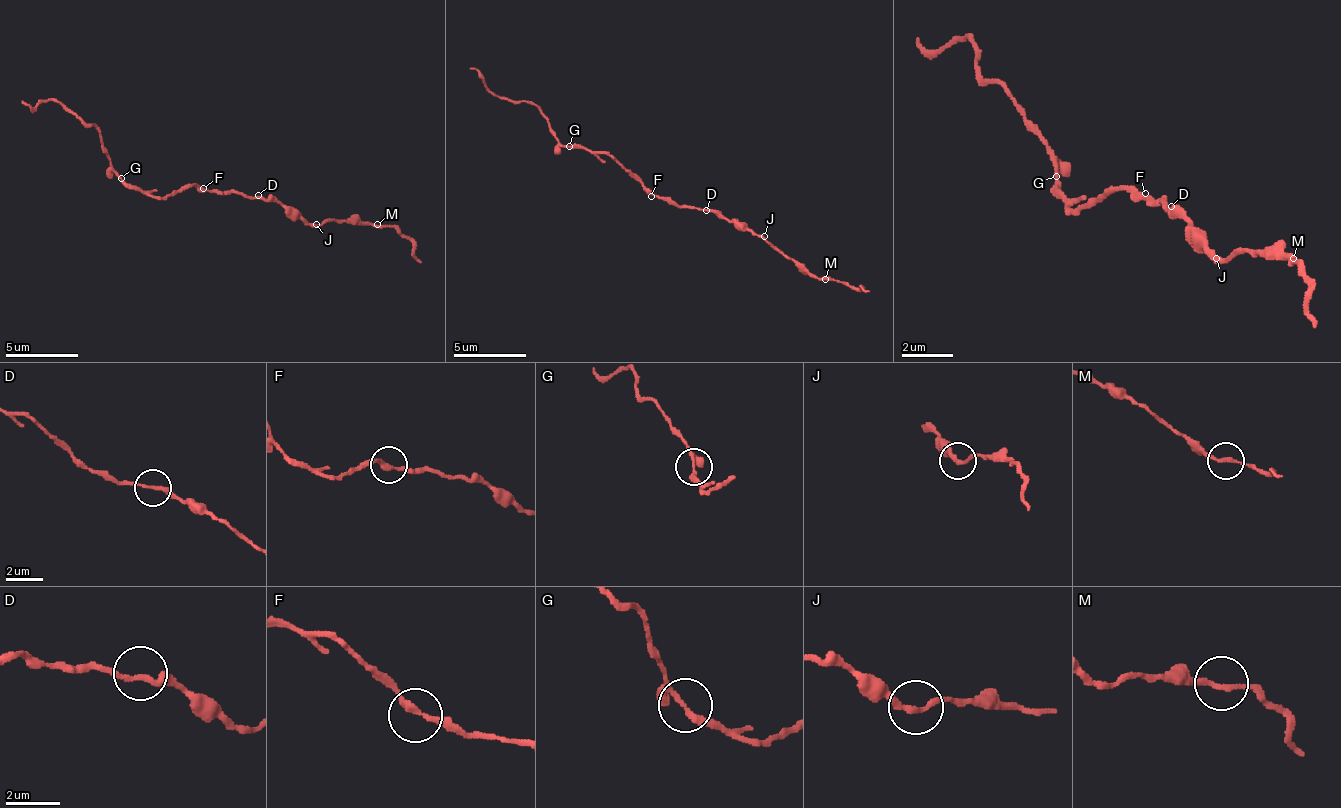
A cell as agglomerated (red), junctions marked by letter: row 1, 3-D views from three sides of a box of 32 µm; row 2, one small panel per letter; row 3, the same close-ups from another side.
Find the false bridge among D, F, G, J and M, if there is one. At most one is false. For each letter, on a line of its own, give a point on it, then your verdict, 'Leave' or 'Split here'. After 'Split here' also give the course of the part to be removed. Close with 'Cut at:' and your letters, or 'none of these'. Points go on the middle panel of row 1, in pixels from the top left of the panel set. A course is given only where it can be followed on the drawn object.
D: Place: (706, 210). Leave
F: Place: (651, 196). Leave
G: Place: (569, 146). Leave
J: Place: (764, 236). Leave
M: Place: (825, 279). Leave
Cut at: none of these

